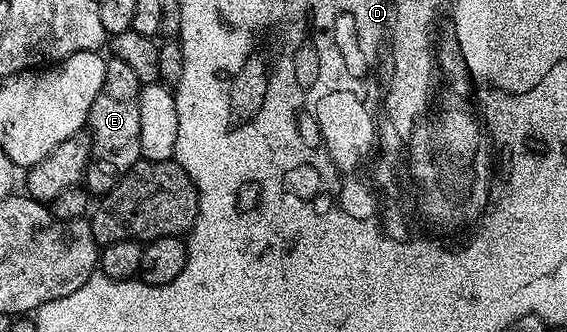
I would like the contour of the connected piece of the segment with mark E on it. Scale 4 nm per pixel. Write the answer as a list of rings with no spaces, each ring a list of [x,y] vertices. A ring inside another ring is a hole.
[[[111,56],[106,63],[104,87],[92,103],[88,122],[90,161],[86,165],[84,185],[91,194],[105,195],[120,183],[124,174],[137,161],[143,160],[140,151],[140,93],[142,82],[136,79],[132,67],[124,59]]]

